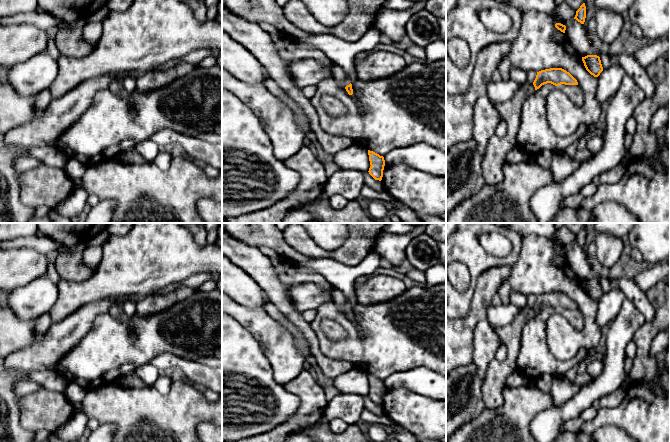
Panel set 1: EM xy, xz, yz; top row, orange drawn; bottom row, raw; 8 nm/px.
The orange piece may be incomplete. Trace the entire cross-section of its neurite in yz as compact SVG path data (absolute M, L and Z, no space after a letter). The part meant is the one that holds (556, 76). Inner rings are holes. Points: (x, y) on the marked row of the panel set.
M562 68L541 70L537 72L533 83L522 84L512 98L496 106L507 124L507 132L503 137L492 137L487 144L482 162L484 184L494 185L502 181L502 165L507 153L516 147L516 134L520 124L522 104L527 96L547 83L555 86L578 85L577 80Z

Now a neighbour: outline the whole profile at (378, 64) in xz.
M372 51L357 62L355 68L359 80L368 82L385 78L406 66L403 56L388 51Z

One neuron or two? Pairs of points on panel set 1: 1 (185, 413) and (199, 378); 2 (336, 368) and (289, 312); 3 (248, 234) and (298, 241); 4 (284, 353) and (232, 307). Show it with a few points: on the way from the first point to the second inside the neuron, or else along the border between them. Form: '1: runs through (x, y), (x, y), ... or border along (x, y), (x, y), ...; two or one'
1: border along (187, 380), (197, 386); two
2: runs through (321, 358), (316, 353), (313, 342), (304, 327); one
3: border along (282, 233), (285, 240), (302, 254); two
4: runs through (272, 340), (250, 318), (245, 316); one

